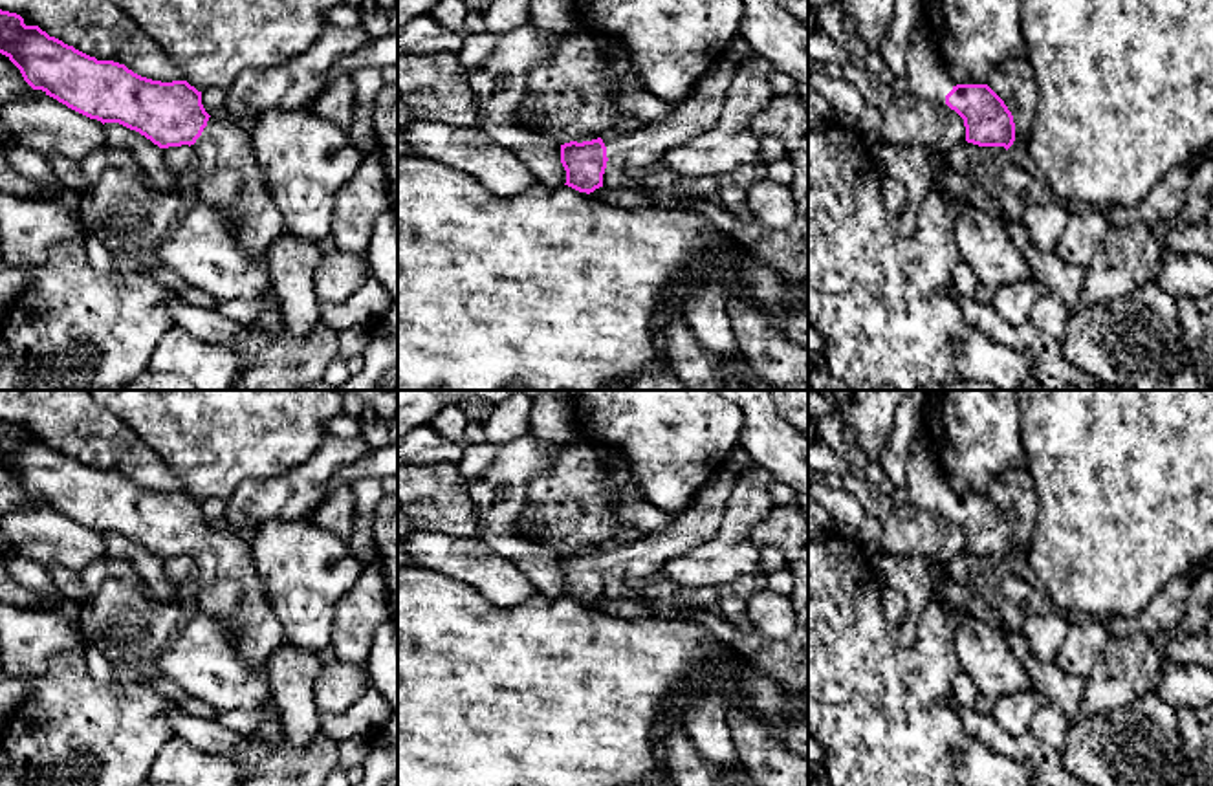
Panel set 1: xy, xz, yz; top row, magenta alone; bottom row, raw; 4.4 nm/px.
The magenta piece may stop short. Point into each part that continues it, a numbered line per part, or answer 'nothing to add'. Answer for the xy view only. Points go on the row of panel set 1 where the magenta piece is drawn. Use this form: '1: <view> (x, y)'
1: xy (226, 174)

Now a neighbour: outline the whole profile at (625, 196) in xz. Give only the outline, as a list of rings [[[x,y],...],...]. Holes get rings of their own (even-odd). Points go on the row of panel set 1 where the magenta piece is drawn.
[[[601,187],[596,198],[619,205],[619,207],[658,205],[656,198],[647,194],[641,189],[610,191],[610,189]]]

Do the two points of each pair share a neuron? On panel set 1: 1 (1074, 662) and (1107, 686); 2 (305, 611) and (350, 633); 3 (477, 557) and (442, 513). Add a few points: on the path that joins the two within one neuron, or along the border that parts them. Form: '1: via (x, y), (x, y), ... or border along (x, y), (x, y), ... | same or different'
1: border along (1111, 638), (1085, 678) | different
2: border along (354, 585), (336, 605), (328, 644) | different
3: border along (418, 528), (475, 537) | different

